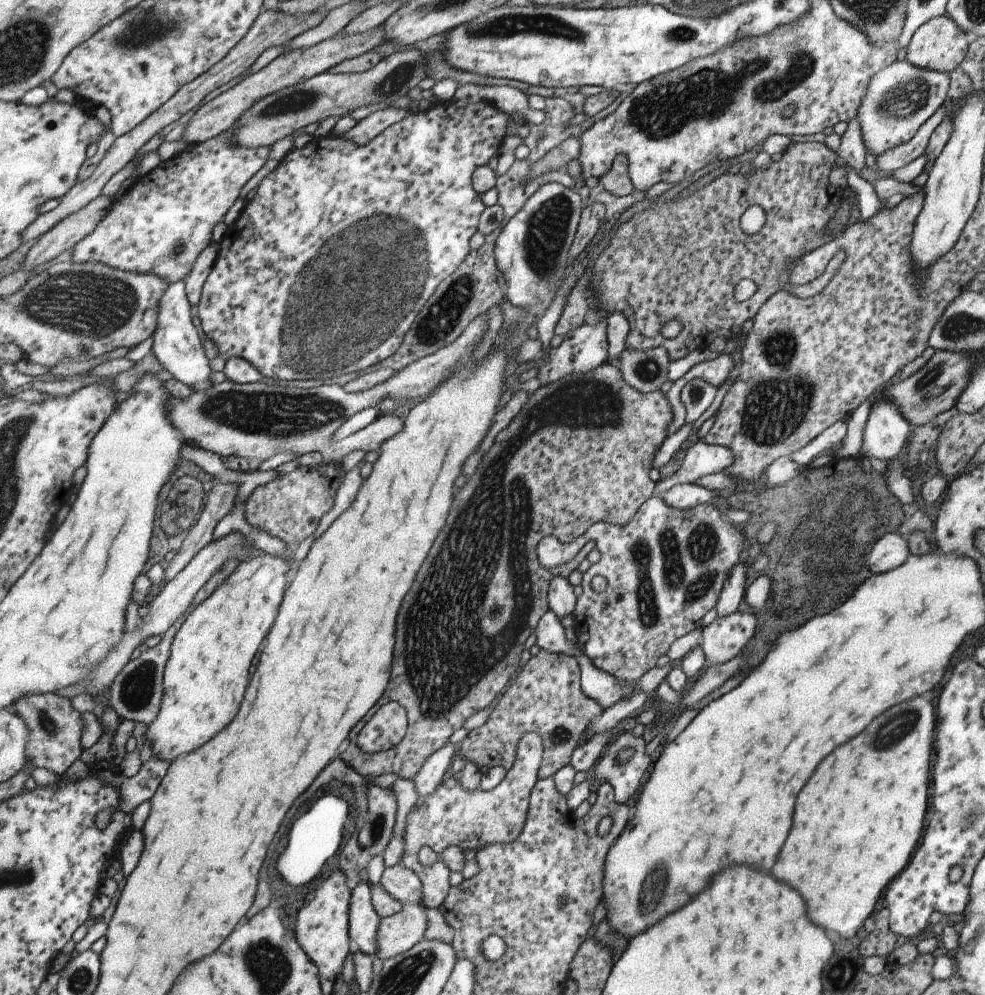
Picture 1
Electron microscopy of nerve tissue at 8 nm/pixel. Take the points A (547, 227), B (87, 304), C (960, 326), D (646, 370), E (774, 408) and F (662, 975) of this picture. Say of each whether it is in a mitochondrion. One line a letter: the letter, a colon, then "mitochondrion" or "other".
A: mitochondrion
B: mitochondrion
C: mitochondrion
D: mitochondrion
E: mitochondrion
F: other

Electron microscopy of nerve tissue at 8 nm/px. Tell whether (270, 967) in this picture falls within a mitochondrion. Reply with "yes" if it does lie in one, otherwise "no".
yes

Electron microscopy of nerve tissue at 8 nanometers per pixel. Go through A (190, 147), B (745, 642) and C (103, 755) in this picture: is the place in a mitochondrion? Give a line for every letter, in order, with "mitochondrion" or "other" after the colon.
A: other
B: other
C: other

